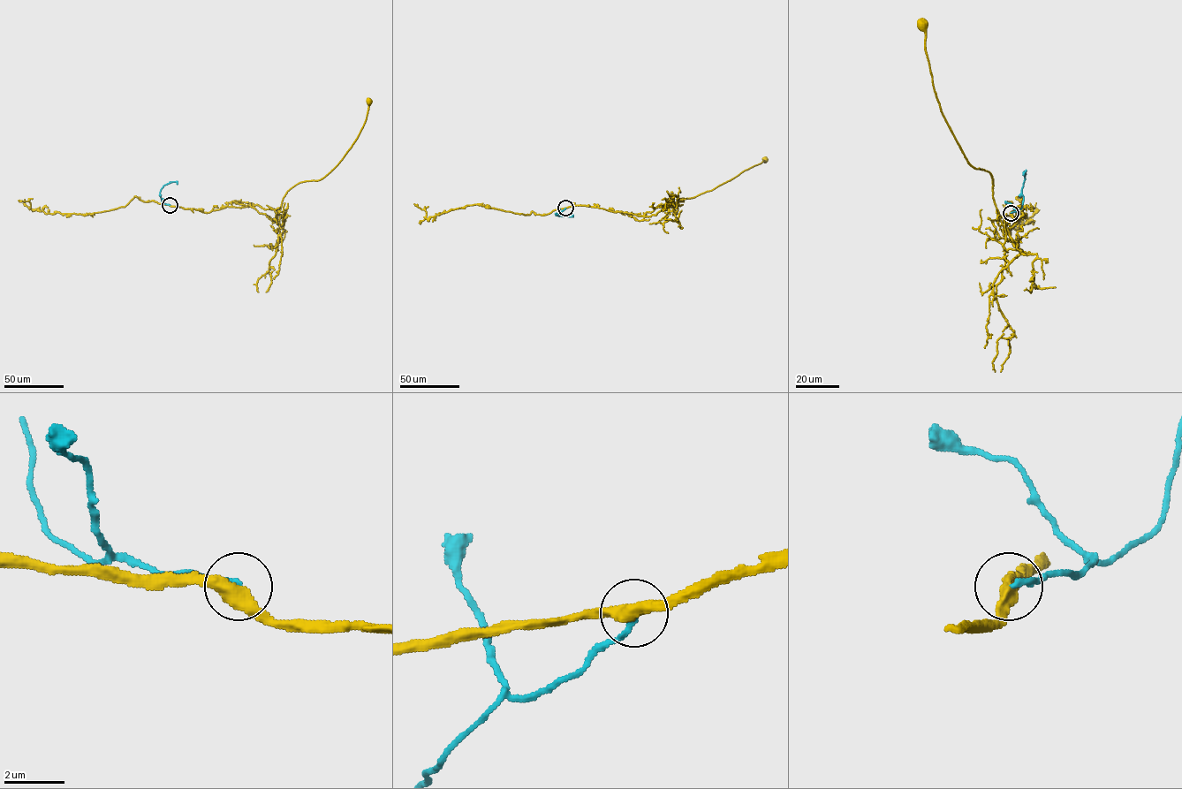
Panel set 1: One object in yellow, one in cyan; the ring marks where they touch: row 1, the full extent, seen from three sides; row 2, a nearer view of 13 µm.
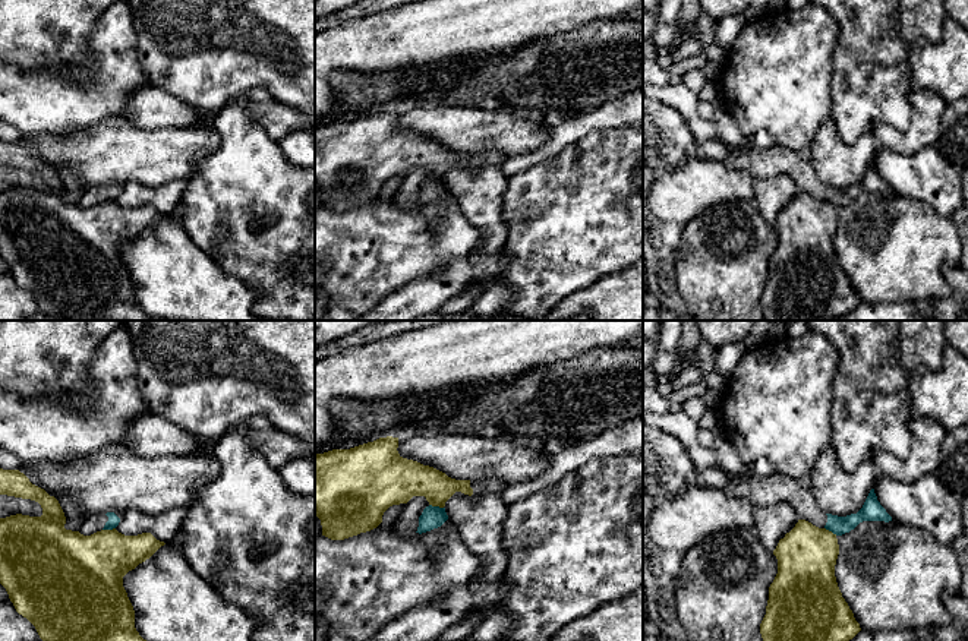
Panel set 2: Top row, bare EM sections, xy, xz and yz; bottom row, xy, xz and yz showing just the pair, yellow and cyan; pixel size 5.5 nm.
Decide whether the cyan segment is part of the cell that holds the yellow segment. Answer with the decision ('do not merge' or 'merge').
do not merge

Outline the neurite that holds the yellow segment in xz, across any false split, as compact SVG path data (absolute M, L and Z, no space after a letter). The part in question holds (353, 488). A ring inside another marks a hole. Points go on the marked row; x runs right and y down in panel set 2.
M387 436L315 455L315 515L321 520L322 536L344 540L371 531L382 522L390 506L407 503L413 496L425 496L429 505L444 508L455 492L473 495L470 480L455 480L433 467L403 458L397 448L398 438Z

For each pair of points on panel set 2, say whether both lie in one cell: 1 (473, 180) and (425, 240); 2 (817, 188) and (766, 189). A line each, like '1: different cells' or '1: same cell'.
1: different cells
2: different cells

